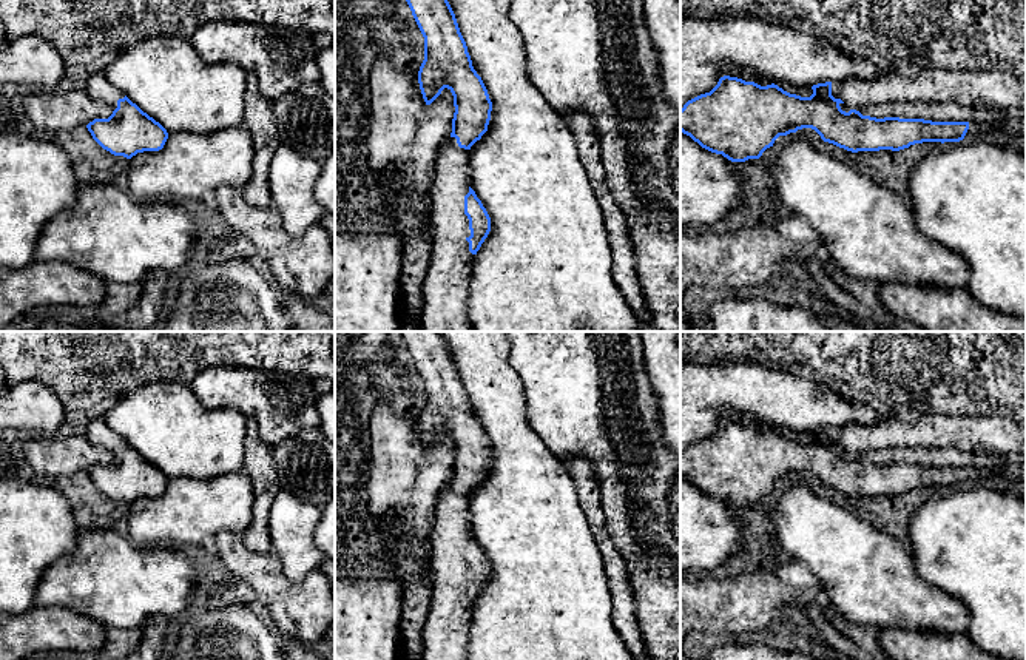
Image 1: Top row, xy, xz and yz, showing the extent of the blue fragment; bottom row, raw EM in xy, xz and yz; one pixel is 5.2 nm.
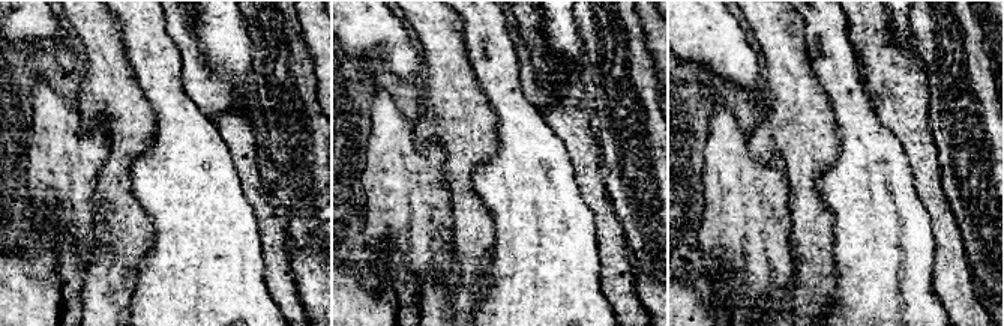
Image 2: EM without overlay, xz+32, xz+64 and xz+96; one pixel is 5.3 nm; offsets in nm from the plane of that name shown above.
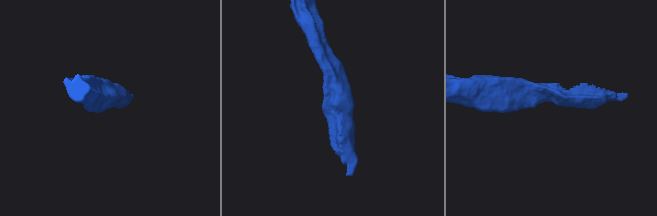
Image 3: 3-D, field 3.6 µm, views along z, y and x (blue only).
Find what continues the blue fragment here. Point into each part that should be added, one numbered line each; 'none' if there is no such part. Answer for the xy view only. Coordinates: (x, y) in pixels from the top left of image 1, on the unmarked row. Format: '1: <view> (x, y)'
1: xy (97, 432)

